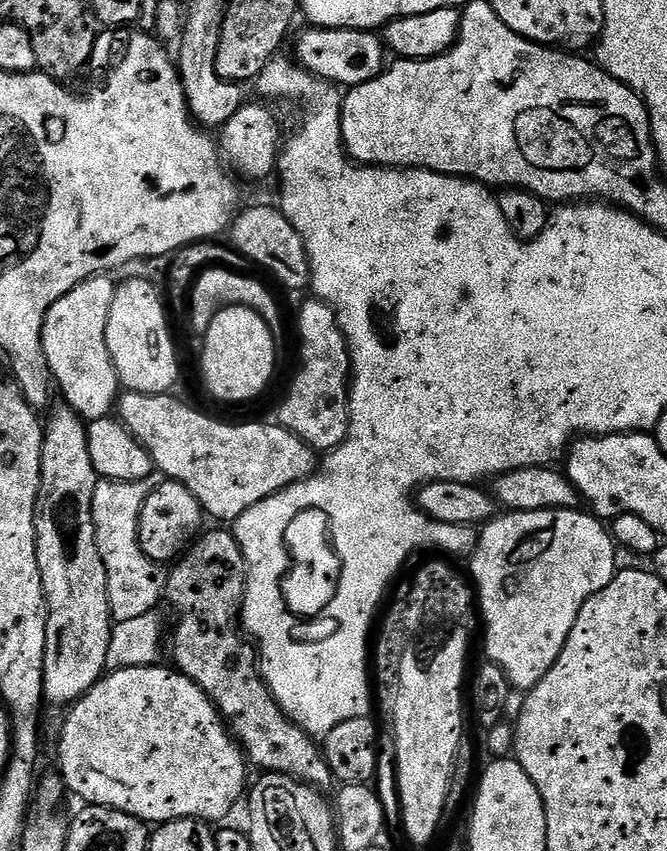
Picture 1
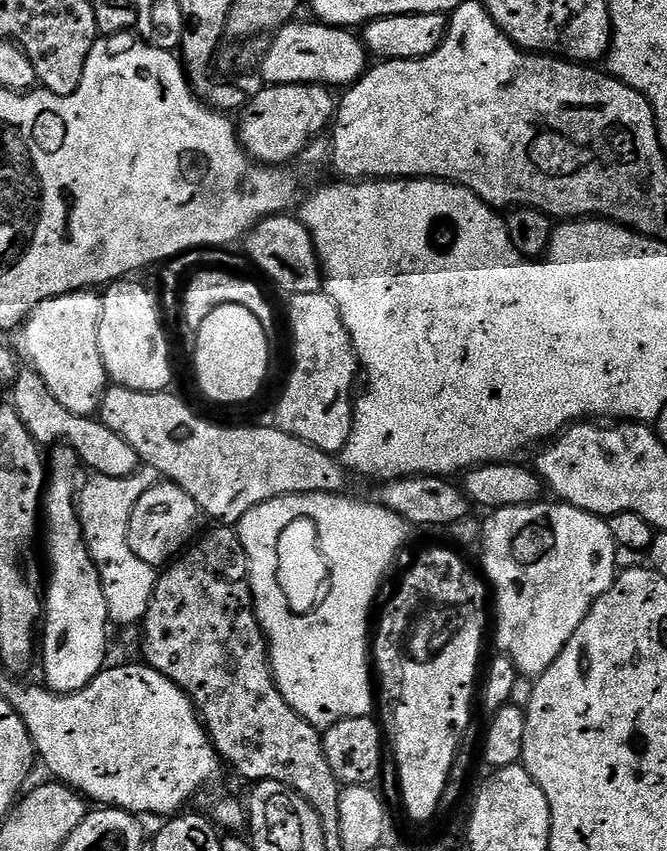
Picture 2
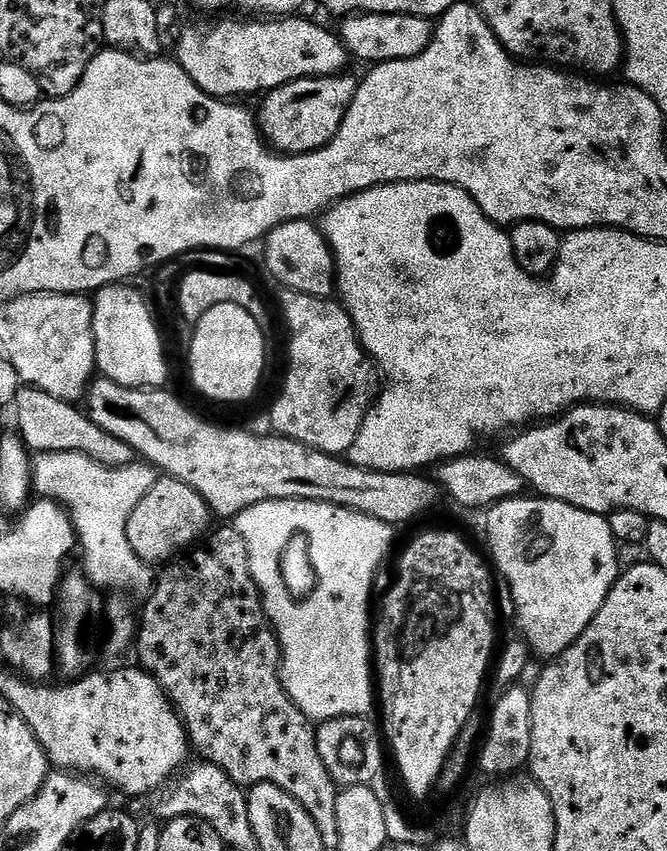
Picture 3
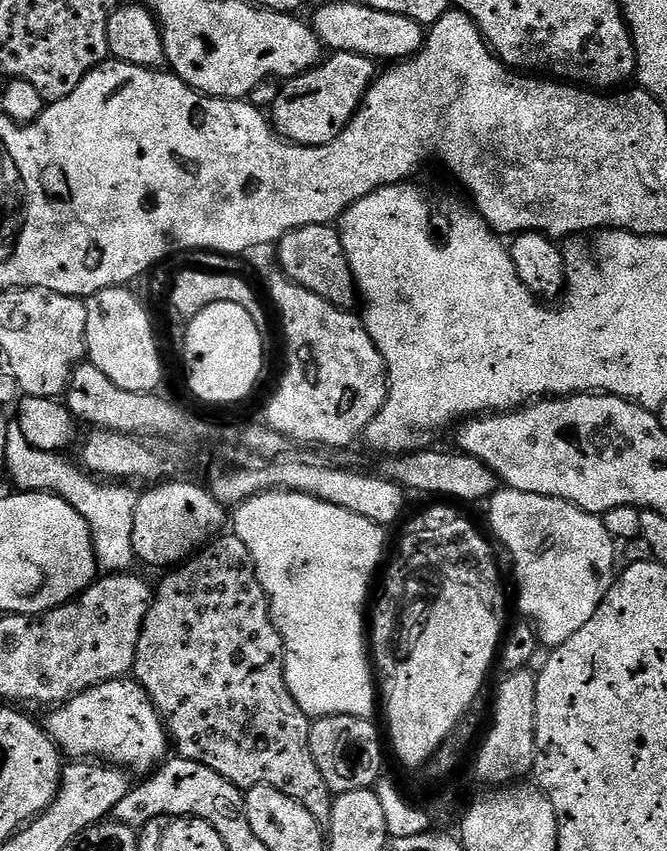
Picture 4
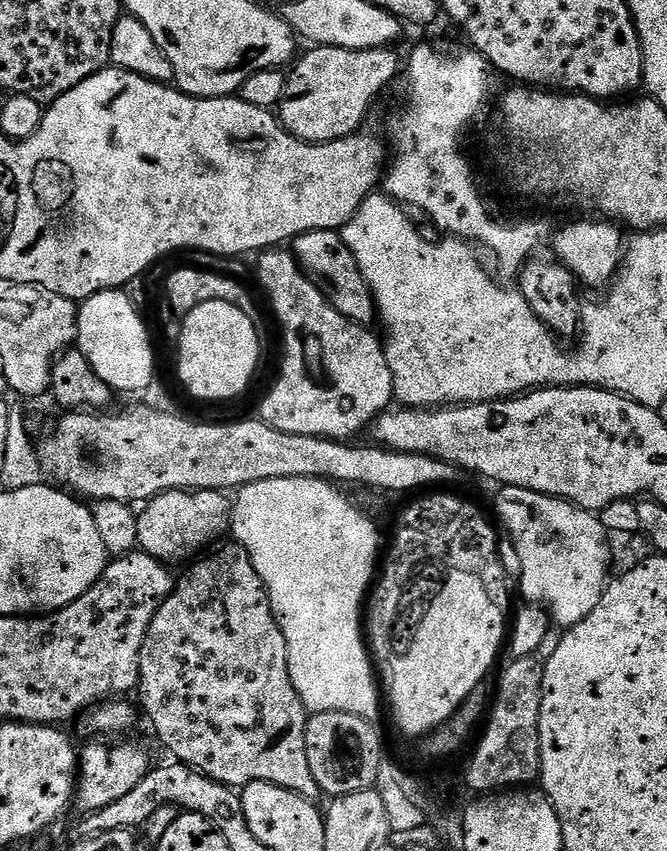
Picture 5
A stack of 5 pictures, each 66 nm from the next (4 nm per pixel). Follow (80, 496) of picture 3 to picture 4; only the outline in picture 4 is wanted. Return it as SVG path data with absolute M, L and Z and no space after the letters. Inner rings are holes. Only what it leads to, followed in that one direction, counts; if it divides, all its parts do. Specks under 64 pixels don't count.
M15 422L9 423L8 433L6 434L6 442L8 449L6 450L6 458L3 463L8 467L8 472L12 476L24 476L23 491L26 492L48 492L52 496L60 496L70 506L74 506L74 510L78 510L78 514L82 514L82 518L86 520L86 526L90 526L90 534L94 542L94 554L96 555L96 563L99 571L104 574L119 574L127 572L137 563L137 557L134 552L133 531L135 508L138 499L138 492L124 482L105 482L87 472L79 463L67 460L67 455L58 452L47 452L46 450L38 450L32 448L30 442L26 442L26 438L22 435L22 426L18 426Z

